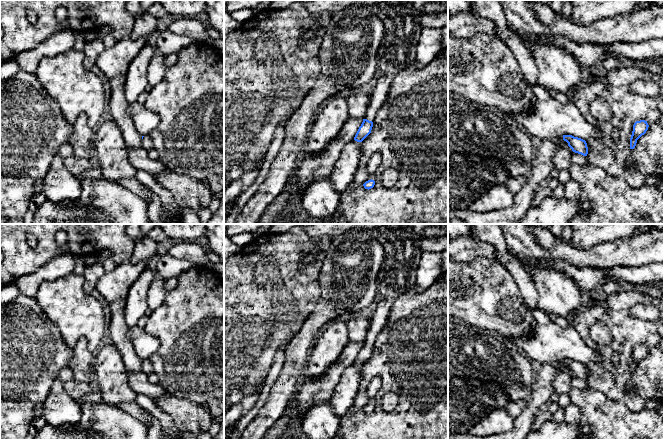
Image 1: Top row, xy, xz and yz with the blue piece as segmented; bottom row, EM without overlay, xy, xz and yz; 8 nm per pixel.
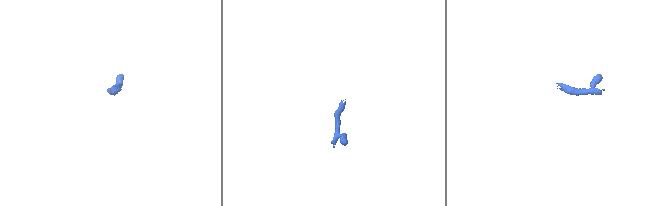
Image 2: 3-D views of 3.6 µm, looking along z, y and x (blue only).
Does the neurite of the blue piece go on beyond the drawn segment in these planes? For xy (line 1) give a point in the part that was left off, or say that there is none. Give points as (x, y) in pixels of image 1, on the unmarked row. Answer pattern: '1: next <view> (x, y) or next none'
1: next xy (146, 367)

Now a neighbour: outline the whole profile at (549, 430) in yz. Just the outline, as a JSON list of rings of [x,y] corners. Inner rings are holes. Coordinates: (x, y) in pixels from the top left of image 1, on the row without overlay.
[[[551,420],[545,422],[539,430],[529,431],[524,439],[580,439],[589,433],[590,429],[581,427],[579,423],[558,423]]]

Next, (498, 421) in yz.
[[[505,408],[495,409],[476,423],[468,433],[475,437],[487,437],[509,432],[513,428],[514,420]]]

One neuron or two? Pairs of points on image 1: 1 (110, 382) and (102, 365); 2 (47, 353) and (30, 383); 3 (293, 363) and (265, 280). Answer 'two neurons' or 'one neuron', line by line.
1: one neuron
2: one neuron
3: two neurons

